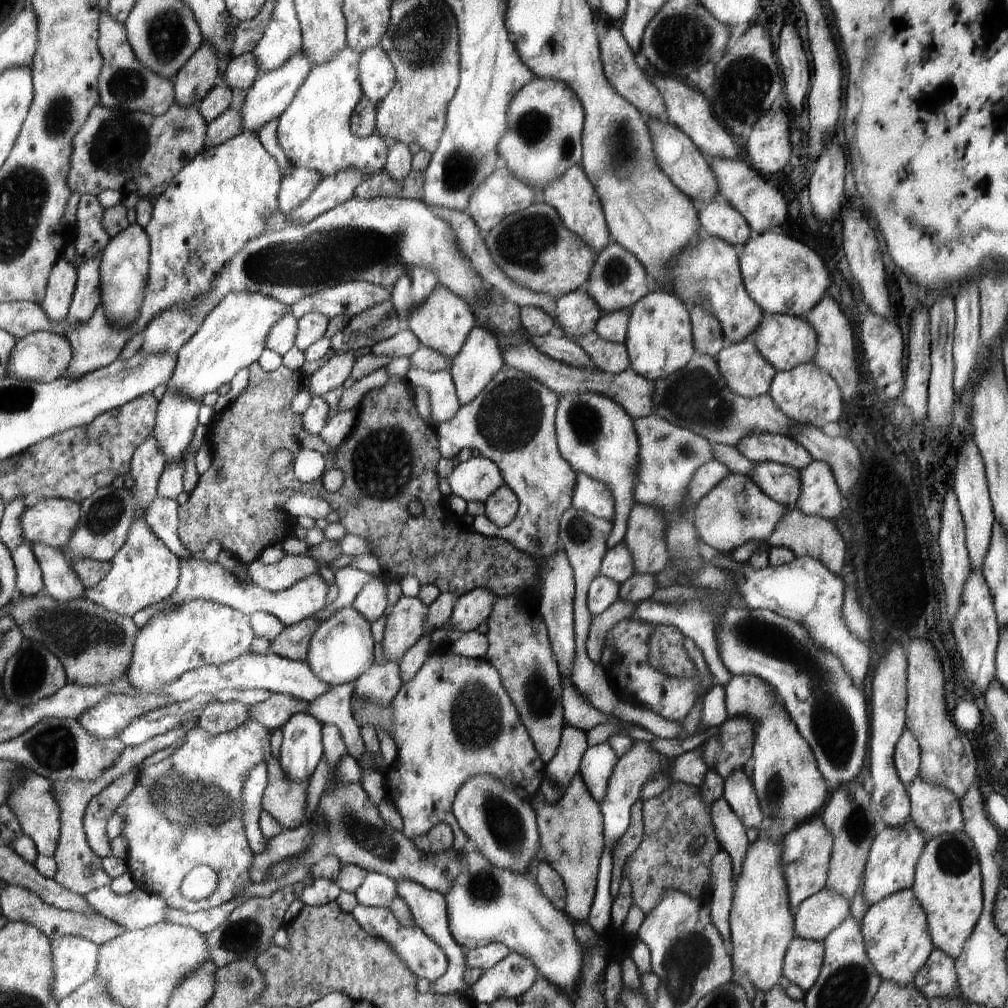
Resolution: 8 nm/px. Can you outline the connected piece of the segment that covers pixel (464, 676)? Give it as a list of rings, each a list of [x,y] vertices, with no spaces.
[[[440,627],[432,632],[428,659],[419,670],[417,676],[412,678],[412,682],[406,685],[403,688],[403,691],[397,695],[397,698],[390,702],[392,712],[394,712],[394,716],[392,716],[392,732],[398,752],[396,760],[390,764],[385,770],[386,772],[382,771],[381,777],[382,782],[384,782],[384,796],[390,798],[391,804],[398,810],[402,817],[402,821],[404,821],[404,836],[408,836],[410,840],[416,840],[418,836],[430,832],[432,828],[436,828],[438,824],[444,822],[444,824],[450,826],[451,833],[454,836],[452,846],[450,846],[449,850],[461,853],[468,839],[467,834],[460,829],[459,822],[456,821],[454,803],[456,796],[459,793],[459,789],[467,783],[468,778],[472,778],[472,776],[476,776],[476,774],[492,774],[492,776],[494,776],[496,780],[500,780],[508,790],[516,792],[516,794],[522,797],[524,801],[531,803],[532,796],[538,794],[541,788],[541,783],[543,782],[544,774],[546,772],[546,764],[542,761],[542,758],[540,758],[538,750],[536,750],[534,739],[530,736],[527,729],[523,727],[522,718],[519,716],[519,712],[515,708],[514,702],[511,701],[510,694],[508,694],[507,690],[503,687],[502,677],[499,675],[498,670],[496,670],[487,660],[468,658],[450,653],[446,648],[443,648],[447,636],[447,628]]]

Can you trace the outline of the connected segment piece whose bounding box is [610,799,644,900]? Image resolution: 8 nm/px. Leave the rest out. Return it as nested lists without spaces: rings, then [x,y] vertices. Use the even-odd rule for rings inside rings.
[[[642,799],[634,802],[628,817],[628,832],[616,842],[616,848],[613,851],[613,870],[610,880],[610,893],[613,900],[619,894],[624,865],[632,855],[632,852],[635,852],[636,848],[639,848],[642,838],[644,838],[643,804],[644,801]]]

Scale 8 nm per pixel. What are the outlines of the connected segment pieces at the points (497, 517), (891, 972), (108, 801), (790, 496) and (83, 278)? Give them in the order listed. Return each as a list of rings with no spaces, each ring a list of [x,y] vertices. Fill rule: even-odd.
[[[503,483],[485,501],[485,516],[497,527],[507,526],[516,518],[519,501],[514,492]]]
[[[912,889],[886,896],[886,900],[870,906],[862,918],[862,934],[868,960],[872,961],[882,982],[896,982],[900,986],[913,984],[916,974],[920,974],[934,951],[926,914]]]
[[[126,772],[89,801],[87,811],[84,812],[83,828],[86,830],[88,845],[100,858],[113,854],[111,840],[106,836],[107,820],[132,792],[137,778],[138,772]]]
[[[755,462],[748,477],[772,500],[794,507],[800,496],[800,474],[798,470],[778,462]]]
[[[100,255],[94,260],[80,264],[77,269],[78,283],[66,322],[70,328],[86,324],[101,305],[100,296]]]

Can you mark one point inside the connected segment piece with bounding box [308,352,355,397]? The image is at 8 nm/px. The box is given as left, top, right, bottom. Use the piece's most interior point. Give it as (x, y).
(335, 372)

